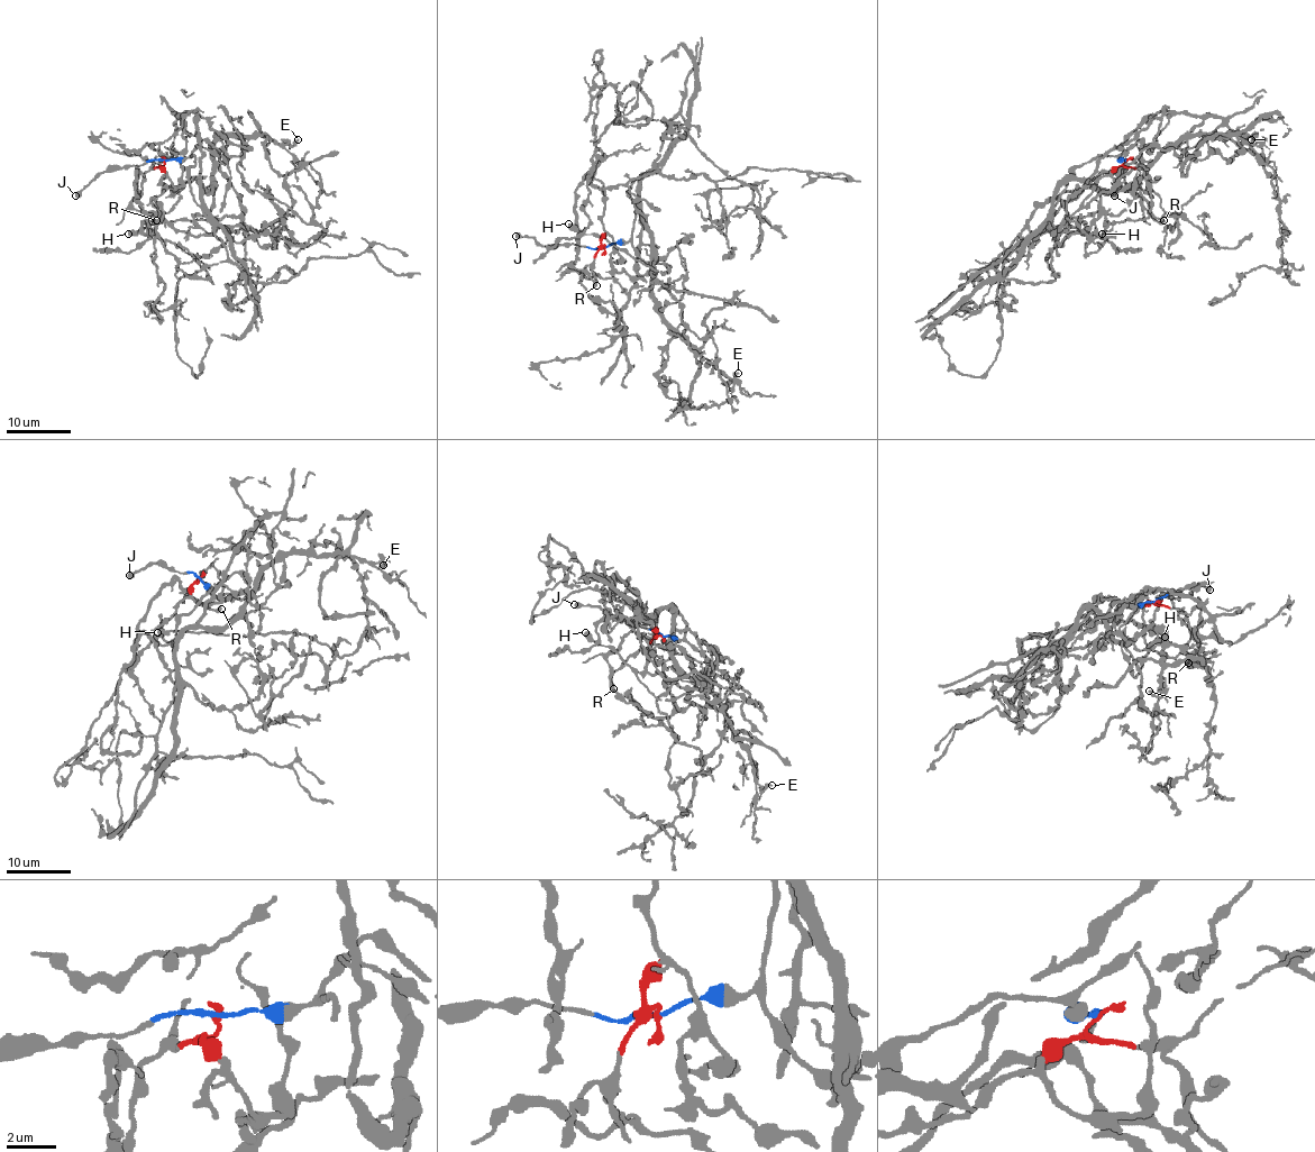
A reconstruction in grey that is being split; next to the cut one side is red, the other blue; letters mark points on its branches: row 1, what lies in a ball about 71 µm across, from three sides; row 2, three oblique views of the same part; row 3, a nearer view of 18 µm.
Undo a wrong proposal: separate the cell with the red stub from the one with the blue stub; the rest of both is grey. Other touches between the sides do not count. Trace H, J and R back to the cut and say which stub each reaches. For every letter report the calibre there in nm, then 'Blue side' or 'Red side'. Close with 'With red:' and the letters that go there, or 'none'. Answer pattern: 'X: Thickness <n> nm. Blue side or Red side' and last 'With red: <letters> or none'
H: Thickness 550 nm. Blue side
J: Thickness 550 nm. Blue side
R: Thickness 360 nm. Red side
With red: R

